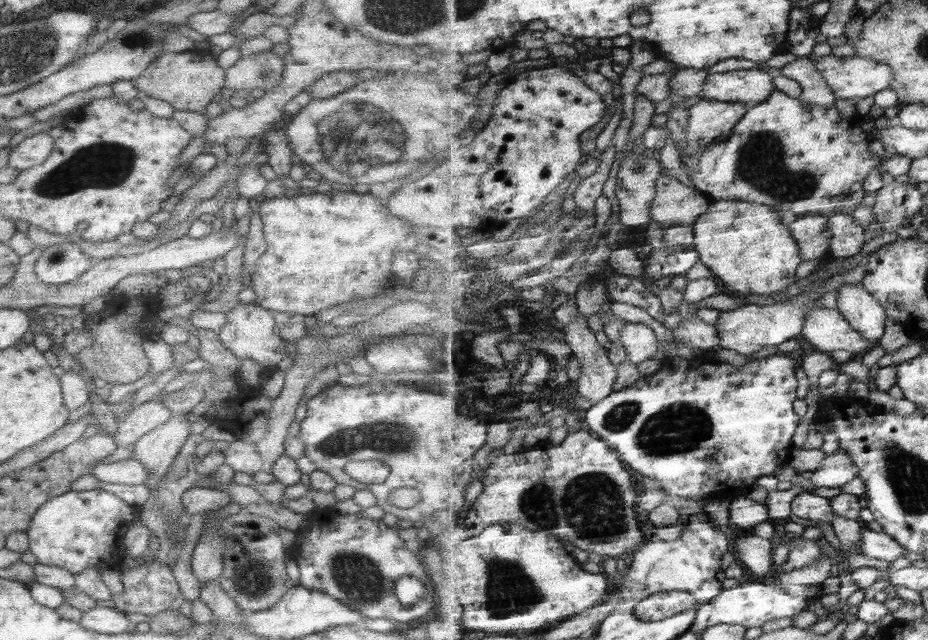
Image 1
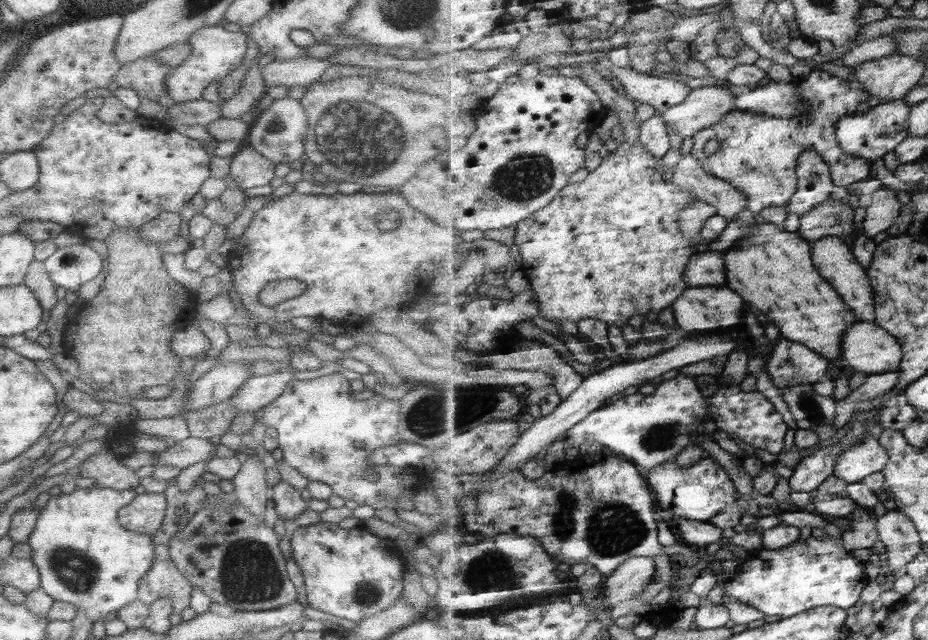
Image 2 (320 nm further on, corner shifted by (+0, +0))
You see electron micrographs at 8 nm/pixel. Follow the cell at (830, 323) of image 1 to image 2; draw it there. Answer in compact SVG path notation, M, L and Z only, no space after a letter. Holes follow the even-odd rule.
M860 321L844 332L843 360L855 371L883 374L901 367L904 352L899 339L873 322Z

